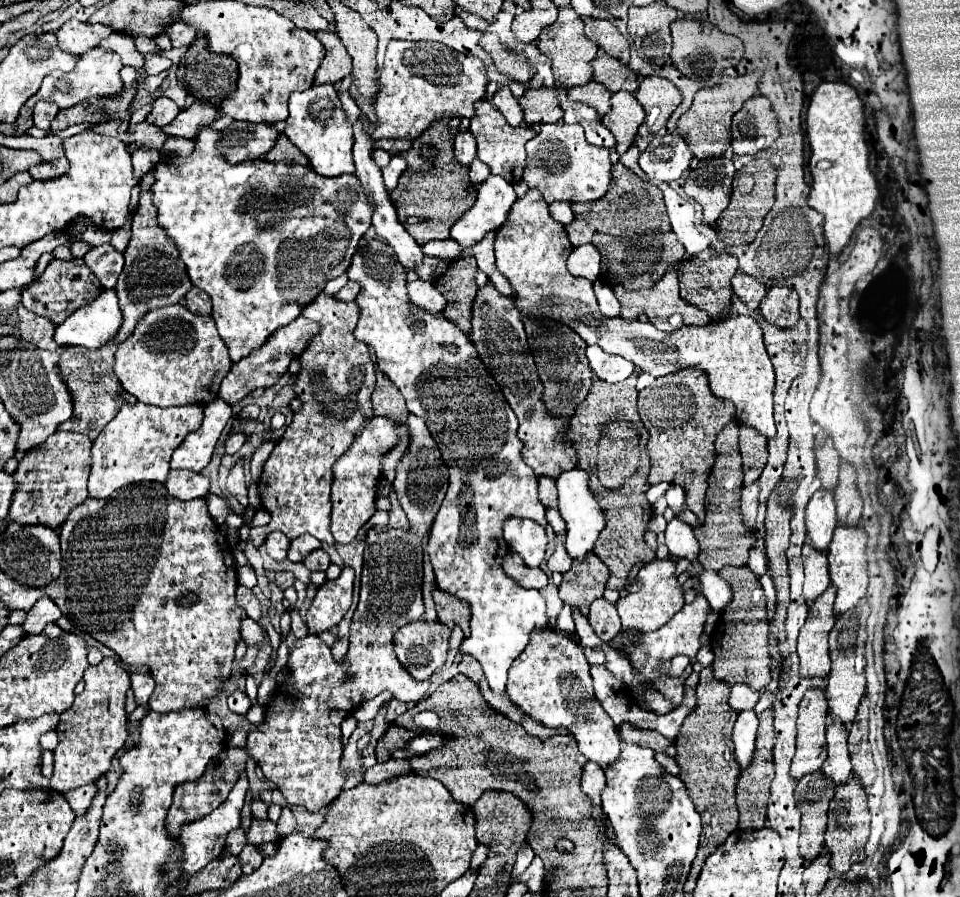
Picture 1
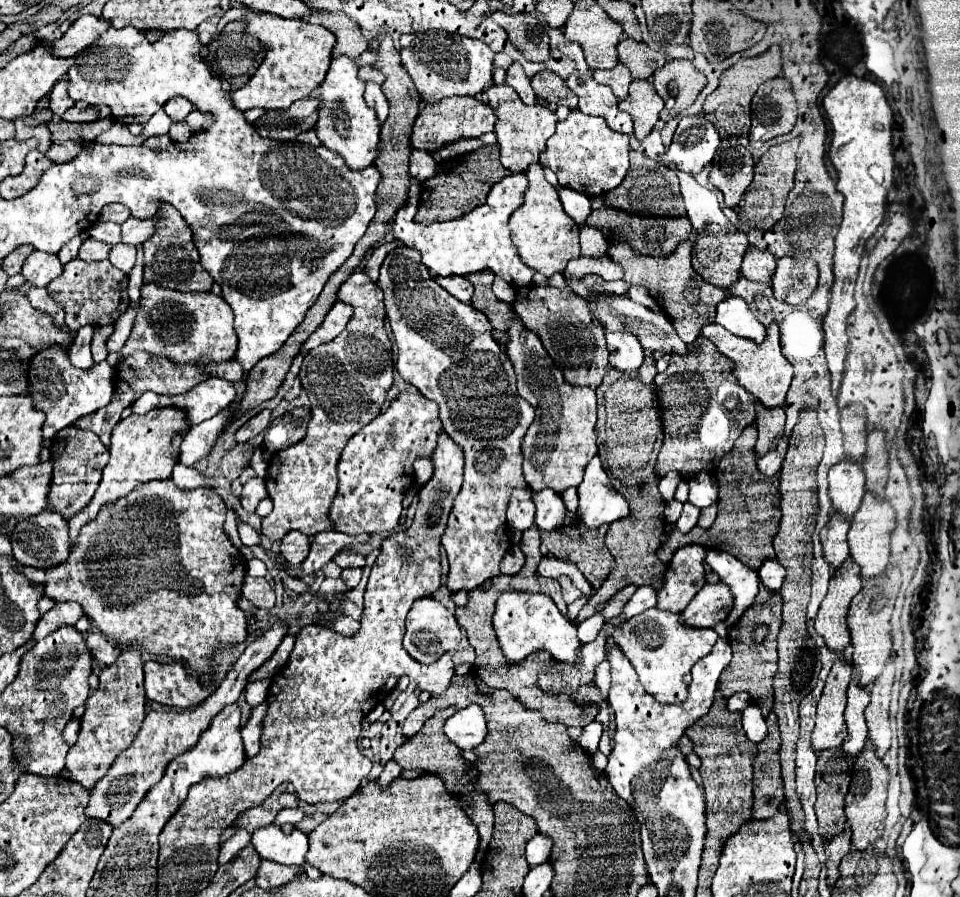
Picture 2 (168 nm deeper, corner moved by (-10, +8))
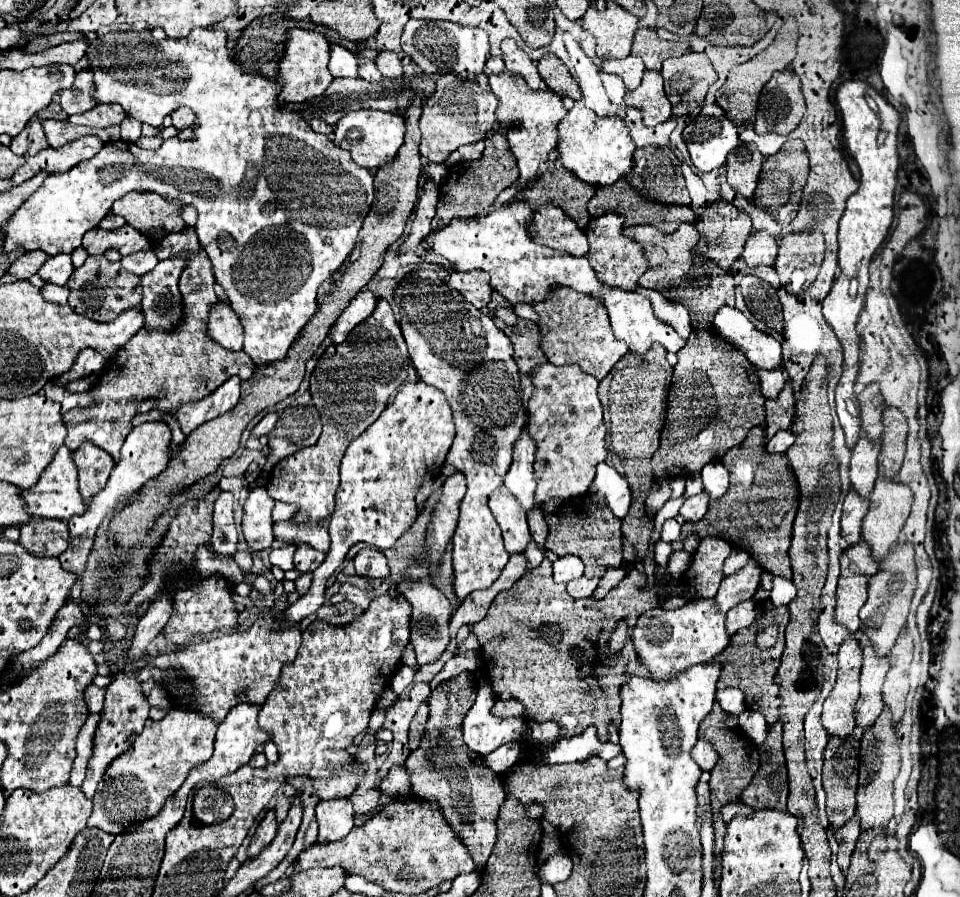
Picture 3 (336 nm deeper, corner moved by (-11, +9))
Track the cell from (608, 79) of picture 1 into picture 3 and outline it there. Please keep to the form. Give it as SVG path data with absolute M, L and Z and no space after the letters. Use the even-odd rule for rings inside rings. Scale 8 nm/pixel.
M640 28L636 32L636 42L632 44L632 54L640 56L648 70L660 70L662 62L672 56L688 52L688 42L668 42L658 38L656 28Z

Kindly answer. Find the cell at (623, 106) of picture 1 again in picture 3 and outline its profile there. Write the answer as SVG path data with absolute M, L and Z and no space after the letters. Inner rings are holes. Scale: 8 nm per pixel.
M648 70L644 74L642 84L636 90L626 92L626 104L632 104L644 112L646 126L656 126L672 116L672 106L670 100L666 98L660 72Z

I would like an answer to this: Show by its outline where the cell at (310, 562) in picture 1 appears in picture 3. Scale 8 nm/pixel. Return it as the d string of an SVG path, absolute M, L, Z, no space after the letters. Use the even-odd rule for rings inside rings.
M364 548L358 552L354 558L354 568L358 576L368 576L368 578L390 578L390 568L386 556L376 550L376 548Z

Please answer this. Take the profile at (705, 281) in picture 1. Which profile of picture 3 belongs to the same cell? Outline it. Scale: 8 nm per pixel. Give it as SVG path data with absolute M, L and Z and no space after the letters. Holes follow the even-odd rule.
M718 198L712 204L706 204L698 210L698 222L696 228L700 232L700 240L698 240L698 252L716 262L722 270L730 270L730 266L742 256L742 248L744 242L748 239L748 232L752 230L752 221L750 216L736 208L732 202L726 202L722 198Z

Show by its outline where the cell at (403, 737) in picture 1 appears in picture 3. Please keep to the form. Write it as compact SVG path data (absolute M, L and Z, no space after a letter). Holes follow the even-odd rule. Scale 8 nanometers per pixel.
M462 672L456 678L440 682L432 690L432 694L428 698L430 716L428 716L428 722L426 722L426 730L424 730L420 748L414 750L408 756L406 770L410 774L412 792L416 796L420 796L422 800L430 802L430 804L436 804L442 810L446 822L452 826L452 830L460 836L460 840L468 848L472 860L476 864L484 866L488 856L490 856L490 852L492 852L492 846L496 844L496 818L498 818L498 810L500 810L502 802L506 800L506 792L504 792L500 776L494 774L484 764L482 756L478 756L476 752L468 750L468 746L464 744L464 738L462 738L462 720L464 720L464 716L468 714L468 710L472 708L472 704L476 700L476 688L478 688L478 682L476 682L474 674L472 672Z

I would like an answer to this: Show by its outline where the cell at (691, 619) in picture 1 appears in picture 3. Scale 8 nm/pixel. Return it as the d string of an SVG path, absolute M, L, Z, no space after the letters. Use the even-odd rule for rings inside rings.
M750 558L750 562L742 570L738 570L732 576L726 576L722 580L720 592L714 598L718 602L720 612L728 612L736 604L750 600L760 584L760 574L762 574L760 564L754 558Z

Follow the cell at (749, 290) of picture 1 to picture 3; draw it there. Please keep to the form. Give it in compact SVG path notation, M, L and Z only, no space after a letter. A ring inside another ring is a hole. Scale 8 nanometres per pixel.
M760 230L748 236L742 256L748 266L760 266L760 264L772 266L776 260L776 252L778 252L778 244L774 236L768 234L766 230Z

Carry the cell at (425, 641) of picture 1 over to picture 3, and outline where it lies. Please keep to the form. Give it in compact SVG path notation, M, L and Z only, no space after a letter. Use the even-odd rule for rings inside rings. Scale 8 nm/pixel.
M422 580L422 582L414 582L414 584L408 584L408 582L400 582L398 584L398 592L412 604L412 620L410 620L410 630L412 630L412 644L414 644L414 650L416 650L416 658L418 658L418 666L424 666L424 664L430 664L434 660L440 658L440 654L446 650L448 642L450 642L450 630L448 630L448 624L450 624L450 602L448 598L436 588L432 586L428 580Z

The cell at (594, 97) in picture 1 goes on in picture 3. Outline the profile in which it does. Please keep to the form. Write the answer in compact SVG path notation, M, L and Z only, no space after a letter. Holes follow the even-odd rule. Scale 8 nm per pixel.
M632 54L622 58L622 60L608 60L608 62L602 64L602 68L604 68L604 72L620 76L628 90L638 88L640 82L642 82L642 74L646 72L644 62L638 56L632 56Z

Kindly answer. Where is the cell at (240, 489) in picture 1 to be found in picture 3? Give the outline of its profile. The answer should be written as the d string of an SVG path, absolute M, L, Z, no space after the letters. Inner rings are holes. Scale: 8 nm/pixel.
M256 486L252 488L246 504L244 504L244 520L242 520L242 530L244 538L254 552L270 550L274 542L272 534L272 510L274 510L274 500L268 496L266 488Z

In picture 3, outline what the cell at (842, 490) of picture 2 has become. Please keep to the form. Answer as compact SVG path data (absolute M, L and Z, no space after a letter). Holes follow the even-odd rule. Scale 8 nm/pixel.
M860 436L856 448L850 458L850 478L852 490L860 492L860 496L870 496L876 476L878 476L878 454L880 440L870 440L868 436Z

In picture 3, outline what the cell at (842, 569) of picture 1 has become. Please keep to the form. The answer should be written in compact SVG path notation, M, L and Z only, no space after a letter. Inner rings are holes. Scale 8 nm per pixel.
M878 476L876 480L876 486L870 494L870 510L864 518L864 530L862 530L862 538L868 540L868 544L872 546L872 552L878 560L884 560L890 552L890 546L896 544L898 540L898 534L906 522L906 518L910 516L910 510L912 510L912 502L914 502L914 496L912 496L912 490L894 480L894 478L886 478L886 476Z

